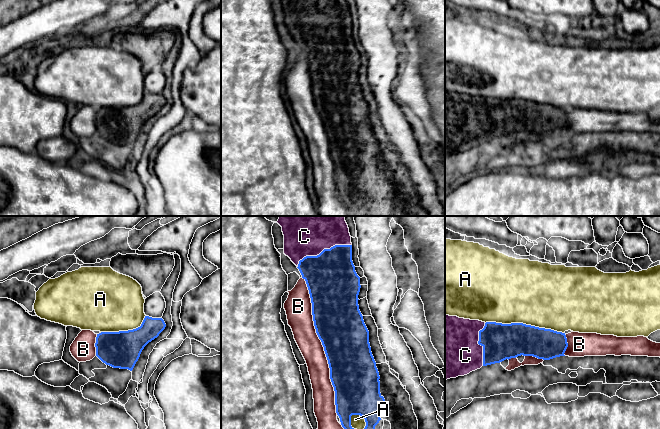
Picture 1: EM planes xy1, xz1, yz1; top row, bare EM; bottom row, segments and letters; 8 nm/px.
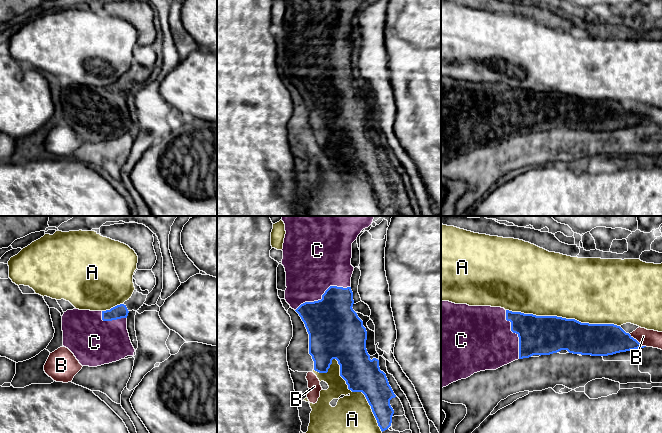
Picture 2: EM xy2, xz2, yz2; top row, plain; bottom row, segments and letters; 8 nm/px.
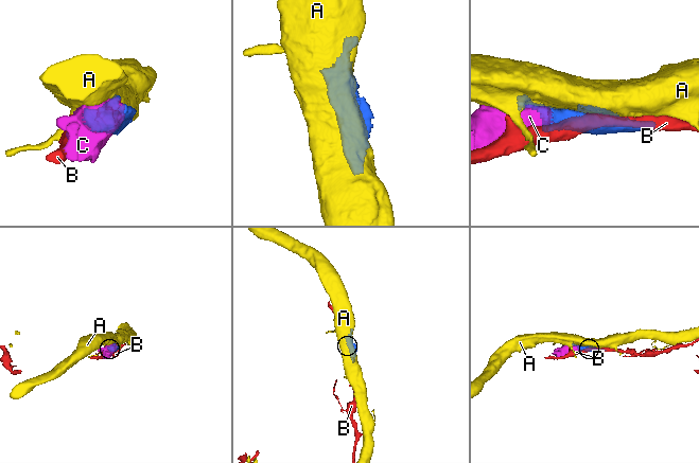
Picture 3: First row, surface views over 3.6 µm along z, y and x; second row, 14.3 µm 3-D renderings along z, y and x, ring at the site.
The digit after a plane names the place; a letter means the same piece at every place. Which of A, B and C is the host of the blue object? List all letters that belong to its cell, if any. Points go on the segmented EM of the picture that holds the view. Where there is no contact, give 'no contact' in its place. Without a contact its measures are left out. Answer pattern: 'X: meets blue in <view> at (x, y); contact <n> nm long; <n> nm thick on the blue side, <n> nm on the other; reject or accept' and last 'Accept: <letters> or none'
A: meets blue in yz2 at (563, 318); contact 900 nm long; 320 nm thick on the blue side, 480 nm on the other; reject
B: meets blue in xz1 at (323, 346); contact 1150 nm long; 400 nm thick on the blue side, 190 nm on the other; reject
C: meets blue in xz2 at (322, 295); contact 480 nm long; 420 nm thick on the blue side, 440 nm on the other; accept
Accept: C

